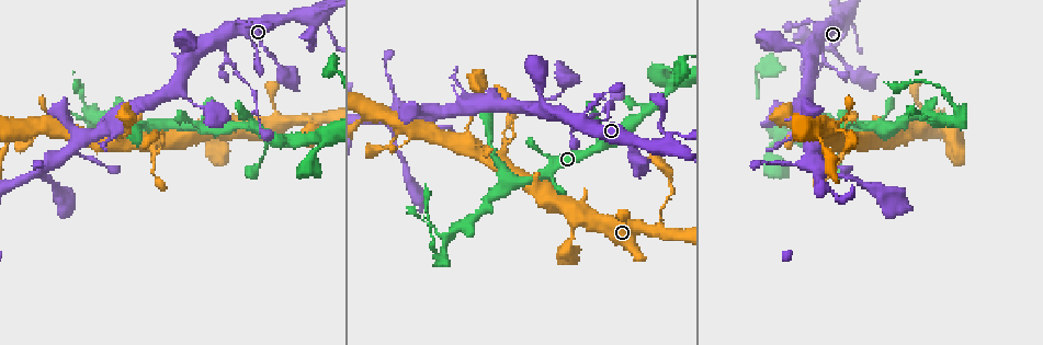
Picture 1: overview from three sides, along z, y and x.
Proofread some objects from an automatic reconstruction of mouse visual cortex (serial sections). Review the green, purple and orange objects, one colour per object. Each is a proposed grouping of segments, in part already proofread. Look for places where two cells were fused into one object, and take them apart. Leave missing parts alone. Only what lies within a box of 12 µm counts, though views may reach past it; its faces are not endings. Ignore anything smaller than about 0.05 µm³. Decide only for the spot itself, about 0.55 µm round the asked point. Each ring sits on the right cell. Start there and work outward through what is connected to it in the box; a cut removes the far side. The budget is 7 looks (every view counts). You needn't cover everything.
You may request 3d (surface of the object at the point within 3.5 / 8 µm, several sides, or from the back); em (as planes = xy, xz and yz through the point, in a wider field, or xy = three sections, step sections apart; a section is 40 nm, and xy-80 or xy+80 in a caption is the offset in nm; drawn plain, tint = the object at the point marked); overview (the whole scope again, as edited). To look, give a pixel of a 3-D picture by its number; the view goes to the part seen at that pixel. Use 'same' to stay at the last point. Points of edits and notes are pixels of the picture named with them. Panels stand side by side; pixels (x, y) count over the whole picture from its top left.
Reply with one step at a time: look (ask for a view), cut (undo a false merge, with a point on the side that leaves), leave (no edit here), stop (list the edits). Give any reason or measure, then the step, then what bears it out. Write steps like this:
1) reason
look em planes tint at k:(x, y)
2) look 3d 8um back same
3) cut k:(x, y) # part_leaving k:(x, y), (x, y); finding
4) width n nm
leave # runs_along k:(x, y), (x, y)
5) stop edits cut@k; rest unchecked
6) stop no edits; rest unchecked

narrows sharply
look 3d 3.5um at 1:(837, 118)

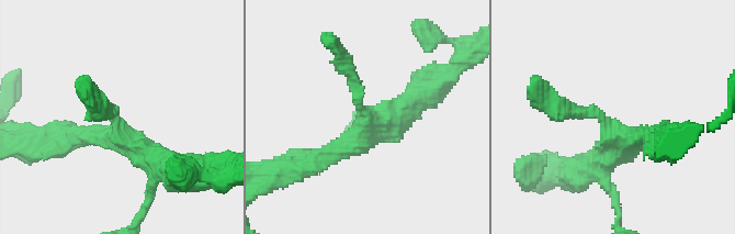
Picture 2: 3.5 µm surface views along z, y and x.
shape alone is not enough
look em xy step 1 tint at 2:(116, 118)

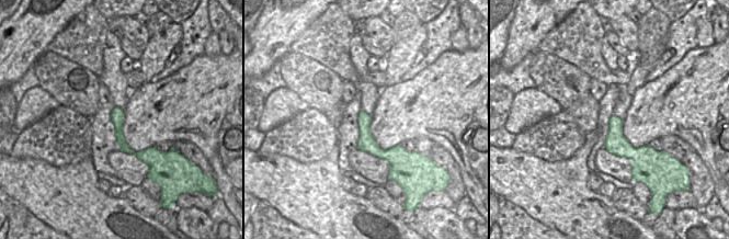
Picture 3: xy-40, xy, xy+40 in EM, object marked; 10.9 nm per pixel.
width 160 nm
leave # runs_along 2:(646, 135), (545, 99); one cell here

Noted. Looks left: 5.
calibre changes
look 3d 3.5um at 1:(950, 134)

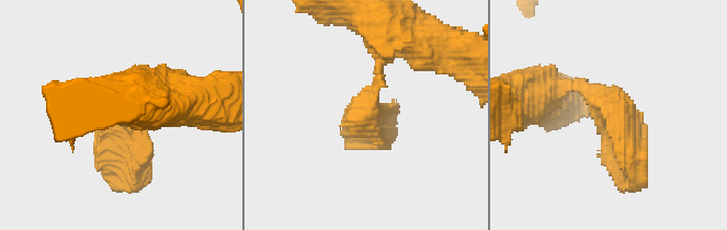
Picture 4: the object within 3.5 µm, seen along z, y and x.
arm_widths 150, 400 nm; shape alone is not enough
look em xy step 2 tint at 4:(612, 112)

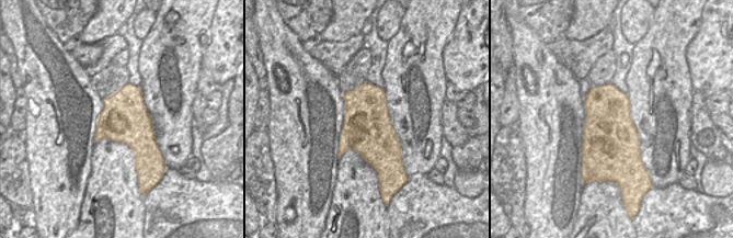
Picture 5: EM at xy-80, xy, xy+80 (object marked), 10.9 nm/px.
another direction
look em xy step 3 tint same

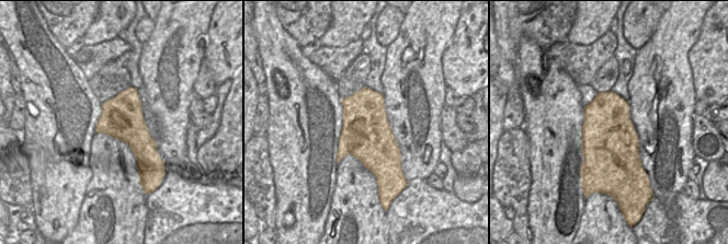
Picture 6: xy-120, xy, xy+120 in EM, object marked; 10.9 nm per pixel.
leave # runs_along 4:(551, 84), (584, 84), (618, 121), (624, 175); one cell here

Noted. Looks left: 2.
look 3d 8um at 1:(161, 132)

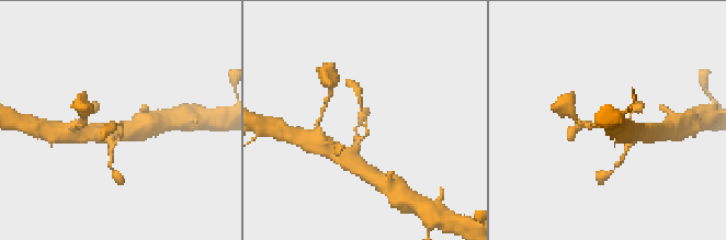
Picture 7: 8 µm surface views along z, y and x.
arm_widths 100, 150 nm
look em xy step 1 tint at 7:(368, 130)

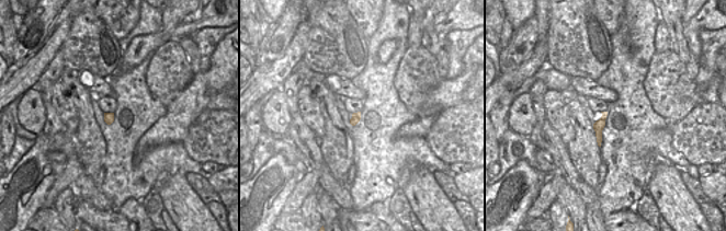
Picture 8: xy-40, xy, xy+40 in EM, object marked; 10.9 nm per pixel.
leave # all the same cell

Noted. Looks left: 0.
stop no edits; rest unchecked

